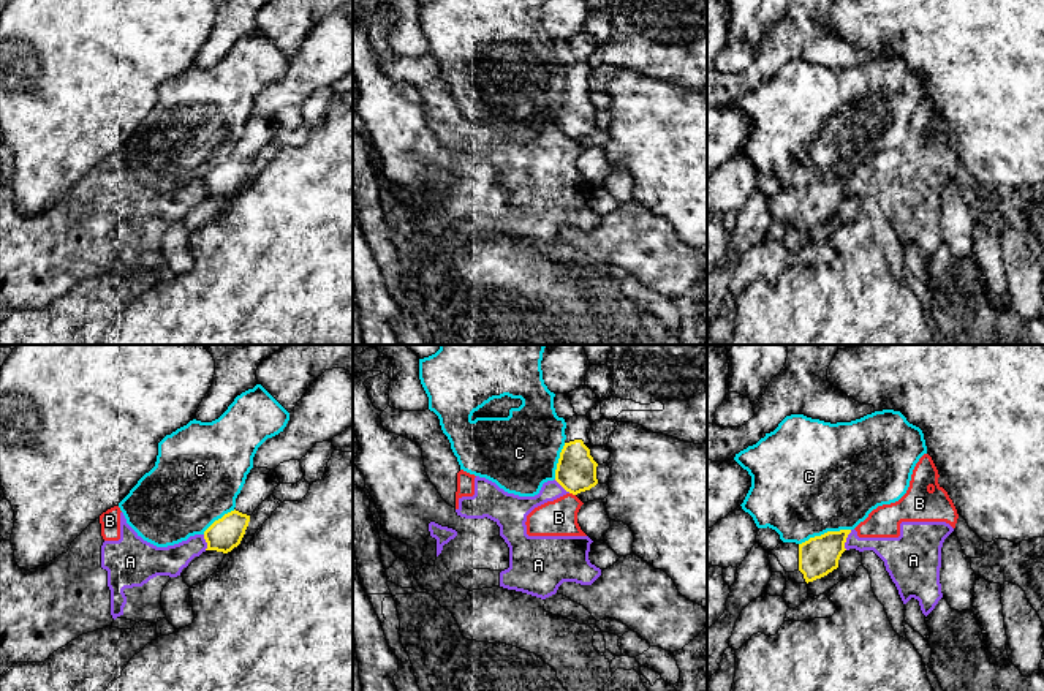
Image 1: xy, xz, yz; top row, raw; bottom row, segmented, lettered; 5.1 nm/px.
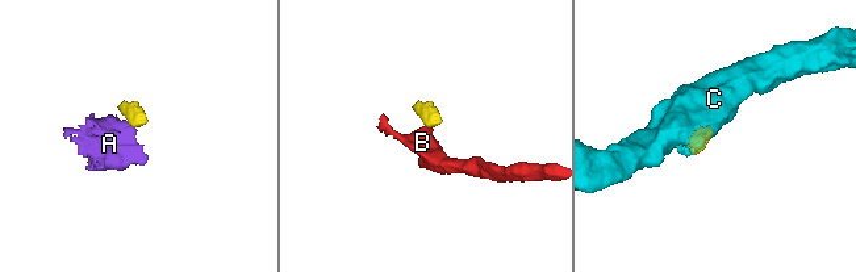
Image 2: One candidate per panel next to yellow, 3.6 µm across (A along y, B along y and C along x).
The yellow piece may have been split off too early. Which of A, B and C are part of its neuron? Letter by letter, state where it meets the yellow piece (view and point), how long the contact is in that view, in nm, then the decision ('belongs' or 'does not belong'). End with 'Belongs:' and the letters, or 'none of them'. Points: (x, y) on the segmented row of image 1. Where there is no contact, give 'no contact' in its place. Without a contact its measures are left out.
A: yz (845, 539) | 110 nm | does not belong
B: xz (573, 494) | 40 nm | does not belong
C: yz (824, 533) | 280 nm | does not belong
Belongs: none of them

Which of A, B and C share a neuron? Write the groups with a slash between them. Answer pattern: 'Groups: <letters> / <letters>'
Groups: A B / C

